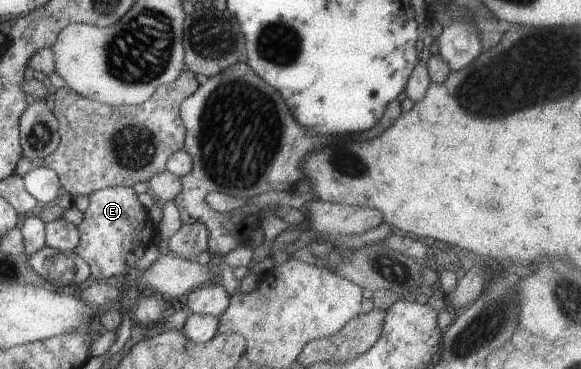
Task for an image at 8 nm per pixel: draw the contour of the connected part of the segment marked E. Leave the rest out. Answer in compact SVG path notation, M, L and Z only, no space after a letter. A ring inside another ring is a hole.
M112 186L95 191L89 196L90 204L79 224L79 242L73 249L90 267L98 281L121 281L130 273L126 255L136 247L148 247L159 232L149 212L138 200L134 188Z

